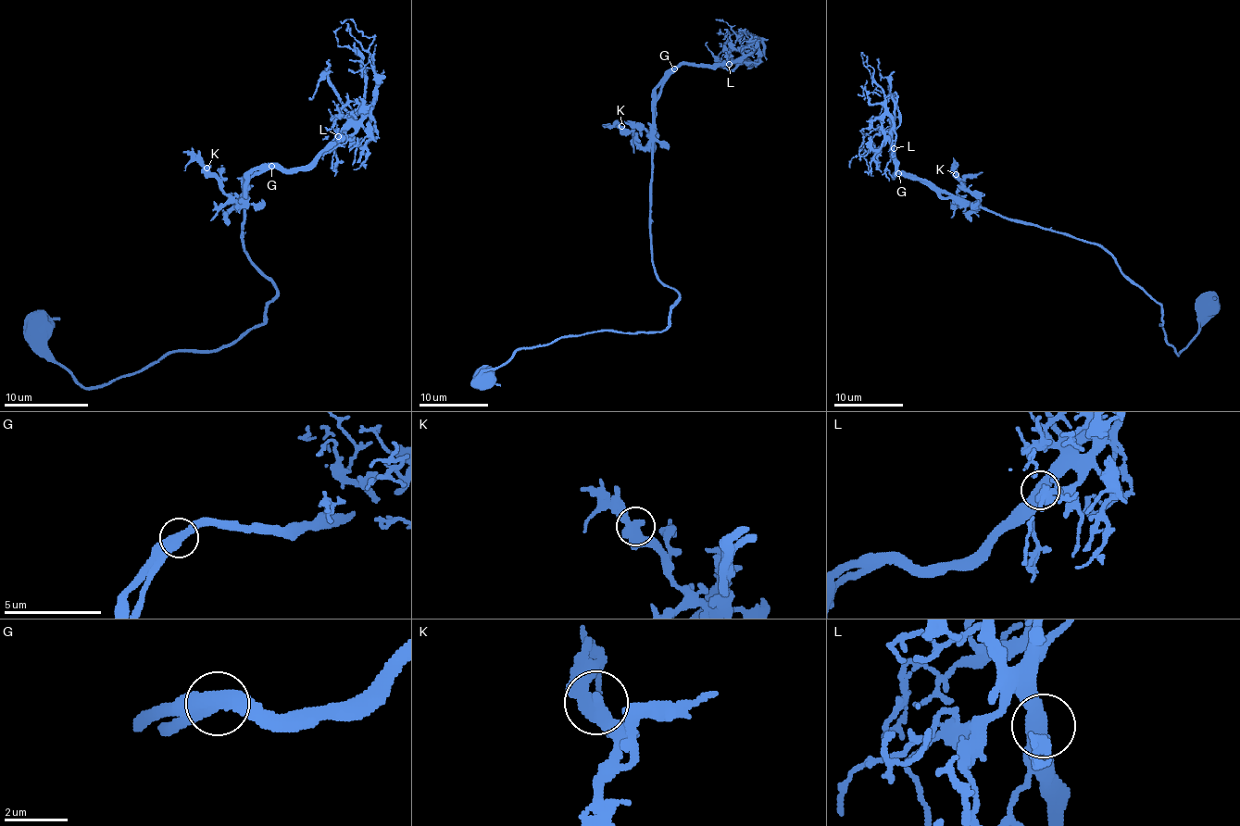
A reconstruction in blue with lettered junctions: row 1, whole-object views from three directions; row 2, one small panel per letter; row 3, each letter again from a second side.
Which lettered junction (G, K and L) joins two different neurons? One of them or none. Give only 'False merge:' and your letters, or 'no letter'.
False merge: no letter

